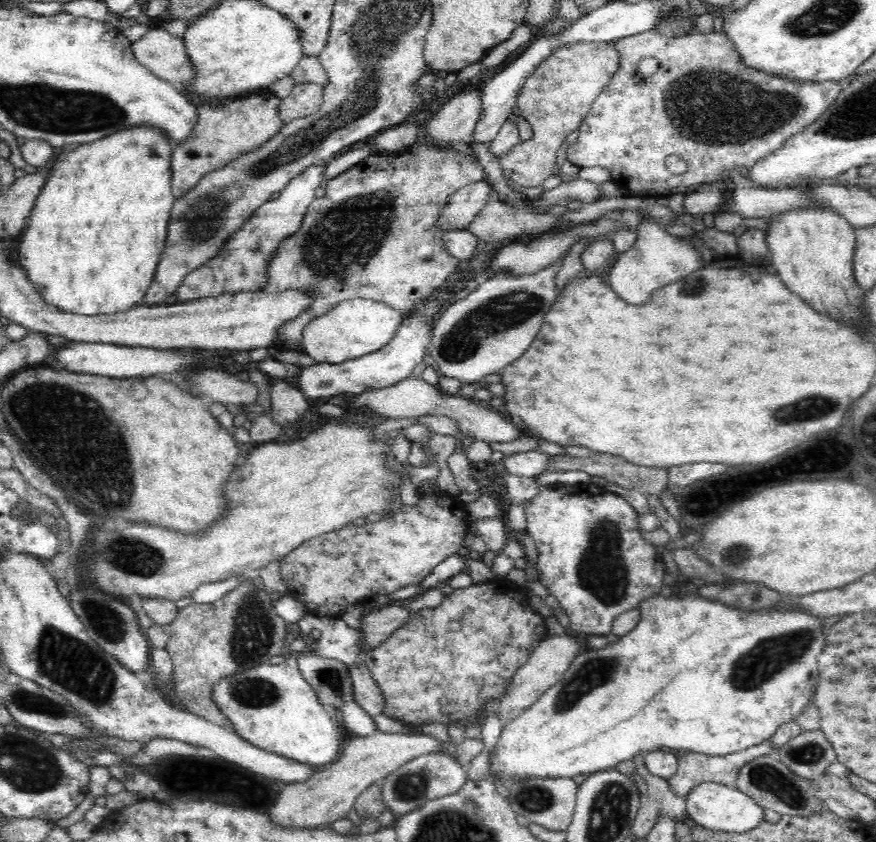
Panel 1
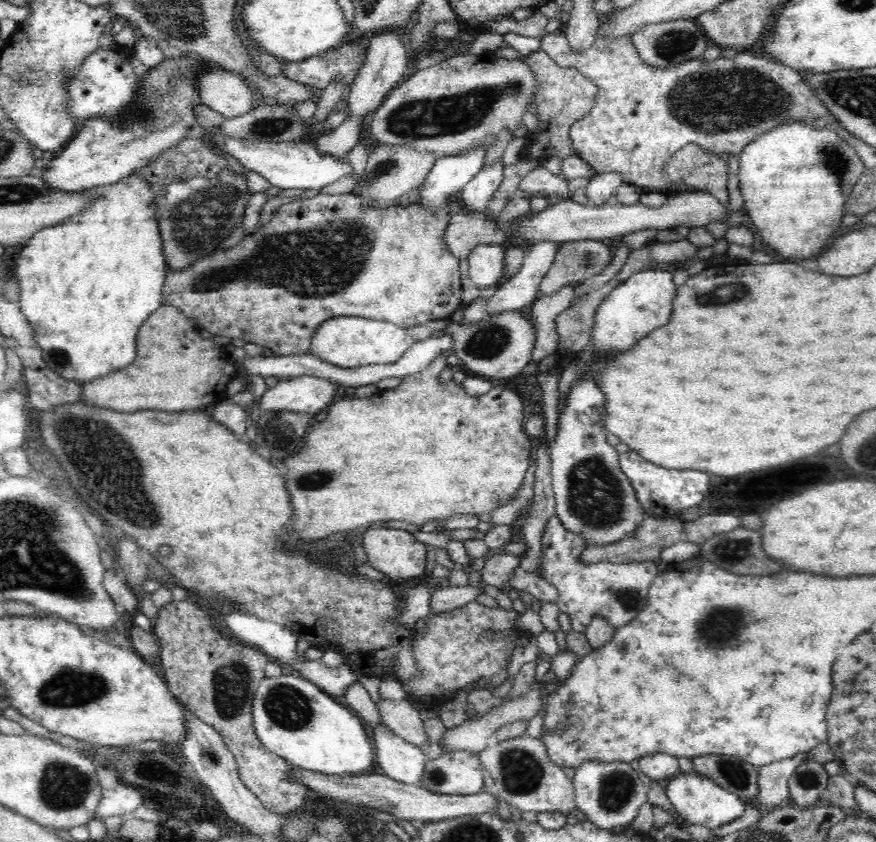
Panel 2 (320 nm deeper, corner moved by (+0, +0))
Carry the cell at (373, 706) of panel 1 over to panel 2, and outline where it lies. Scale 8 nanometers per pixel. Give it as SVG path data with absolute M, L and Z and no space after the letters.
M407 699L397 701L379 700L376 707L380 717L394 734L414 744L414 747L428 746L428 733L424 728L424 721L420 719L419 711L414 709Z

